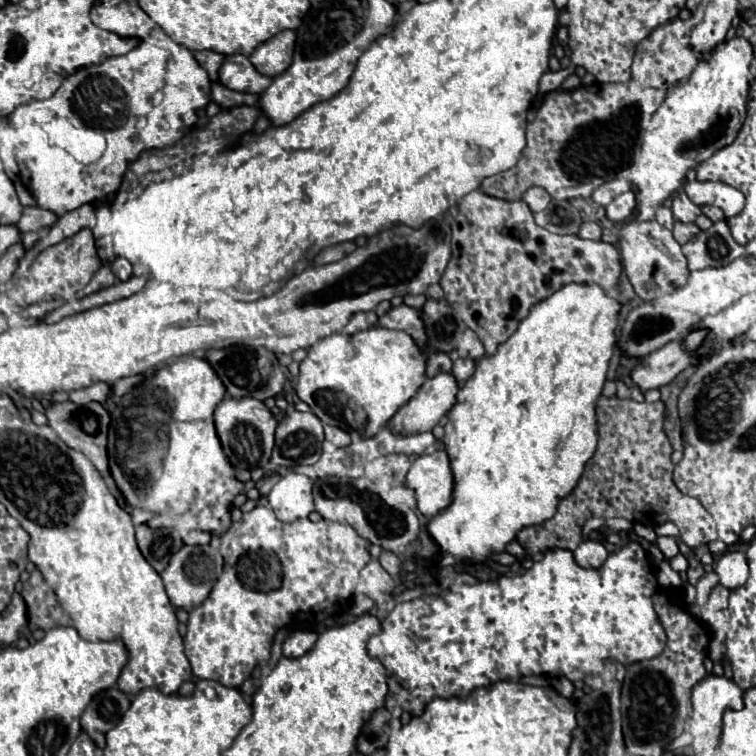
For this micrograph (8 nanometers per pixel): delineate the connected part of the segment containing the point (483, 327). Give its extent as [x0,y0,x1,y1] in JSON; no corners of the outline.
[440,190,624,356]

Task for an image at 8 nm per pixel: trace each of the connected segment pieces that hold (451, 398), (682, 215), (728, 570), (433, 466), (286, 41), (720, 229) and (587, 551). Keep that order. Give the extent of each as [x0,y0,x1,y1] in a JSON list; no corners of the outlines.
[[392,372,458,434],[672,190,702,222],[716,550,748,590],[406,450,452,518],[250,30,296,76],[704,220,746,266],[572,540,608,568]]

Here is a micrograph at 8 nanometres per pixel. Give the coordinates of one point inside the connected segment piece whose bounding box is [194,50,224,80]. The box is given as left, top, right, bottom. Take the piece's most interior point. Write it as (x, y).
(212, 61)

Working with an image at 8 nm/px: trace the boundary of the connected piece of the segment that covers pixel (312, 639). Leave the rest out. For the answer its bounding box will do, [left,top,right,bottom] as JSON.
[284,630,318,658]

